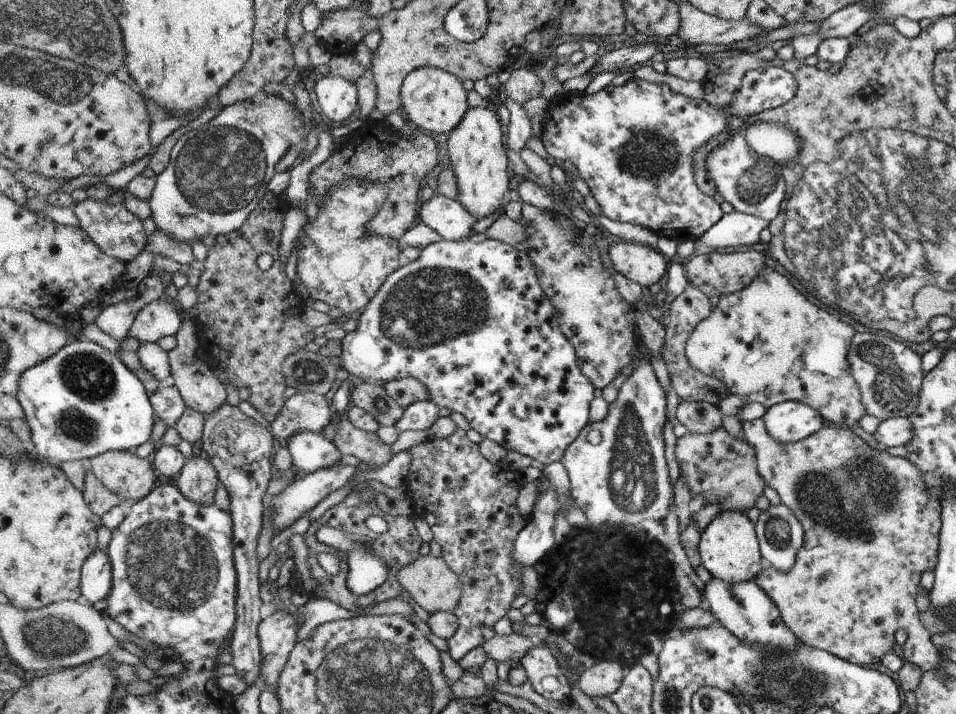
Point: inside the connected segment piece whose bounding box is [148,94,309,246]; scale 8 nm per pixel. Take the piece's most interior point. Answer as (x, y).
(217, 173)

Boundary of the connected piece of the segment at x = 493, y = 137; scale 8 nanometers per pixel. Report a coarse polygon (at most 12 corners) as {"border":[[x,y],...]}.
{"border":[[470,108],[446,144],[455,199],[498,213],[508,158],[496,114]]}

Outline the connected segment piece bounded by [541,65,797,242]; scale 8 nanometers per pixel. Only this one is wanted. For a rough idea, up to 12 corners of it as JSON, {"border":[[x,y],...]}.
{"border":[[748,71],[726,109],[632,78],[550,100],[541,141],[601,212],[697,240],[725,214],[693,152],[794,98]]}

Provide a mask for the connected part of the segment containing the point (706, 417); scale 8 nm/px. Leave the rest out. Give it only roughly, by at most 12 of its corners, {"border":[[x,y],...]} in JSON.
{"border":[[680,402],[676,420],[690,433],[713,433],[722,426],[717,405]]}

